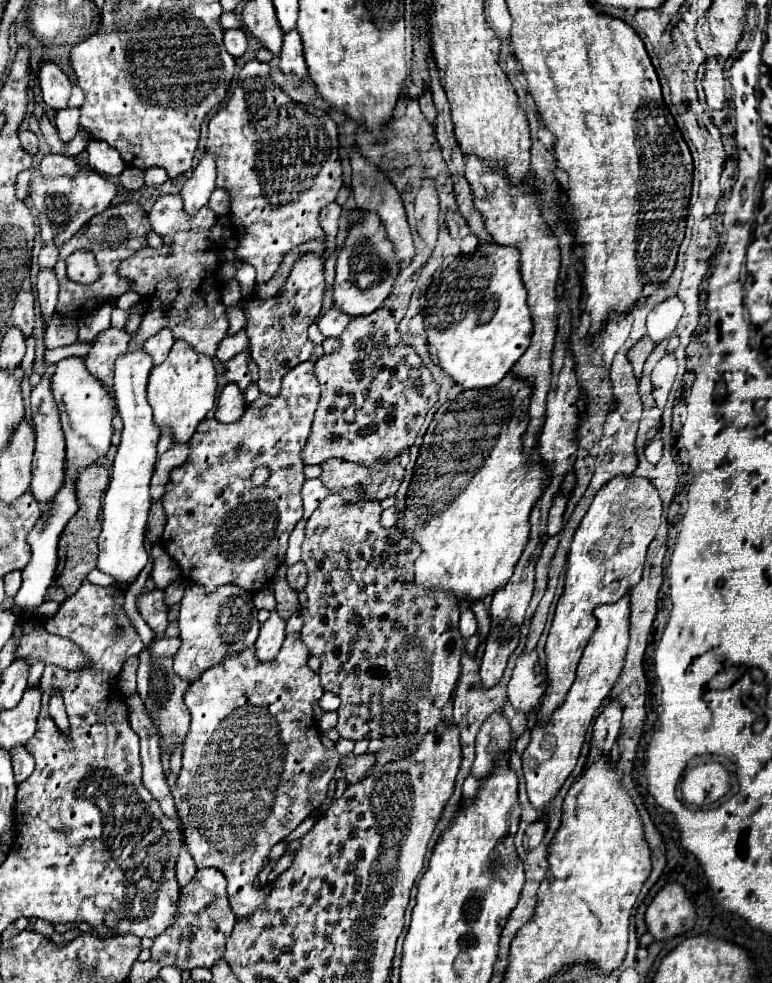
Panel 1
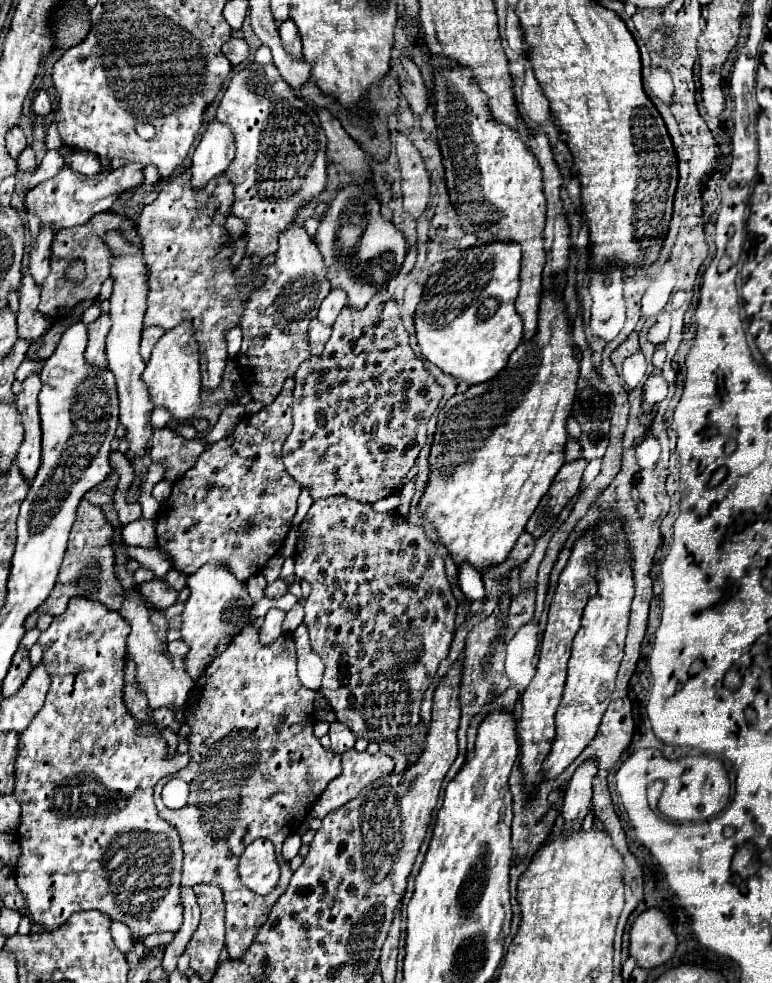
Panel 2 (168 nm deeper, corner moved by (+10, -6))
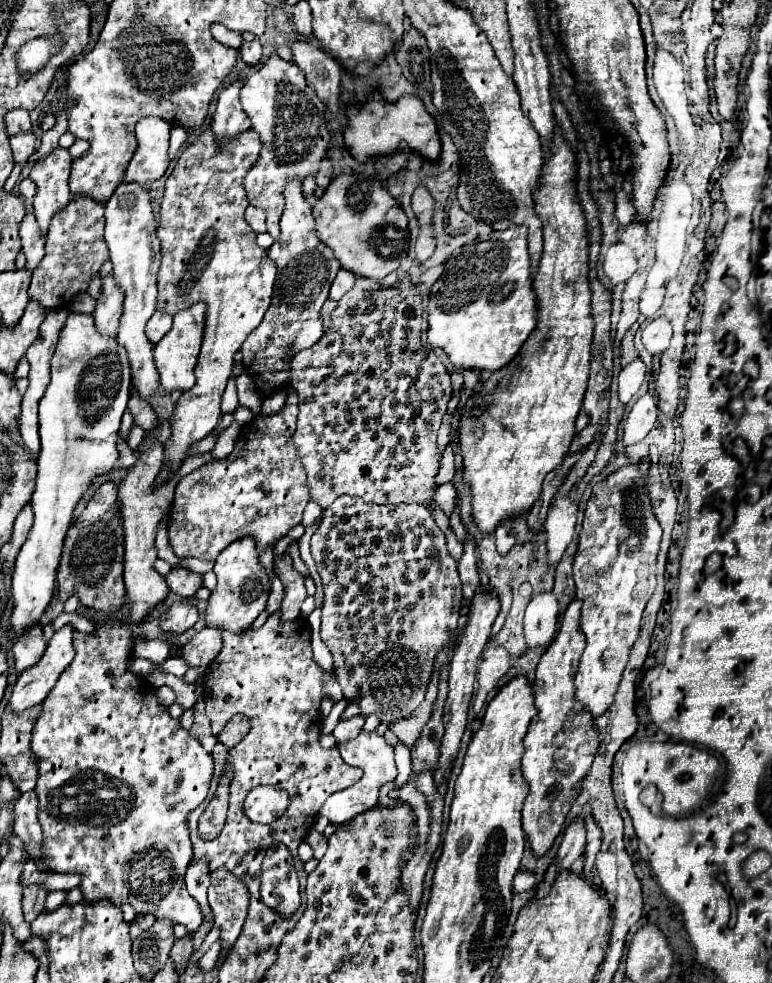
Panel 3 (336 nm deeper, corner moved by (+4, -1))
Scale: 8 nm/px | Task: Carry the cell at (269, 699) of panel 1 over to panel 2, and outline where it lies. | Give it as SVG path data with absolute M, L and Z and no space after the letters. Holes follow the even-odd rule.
M248 625L236 635L234 643L218 655L206 671L196 681L198 687L190 693L188 707L184 711L186 725L190 733L188 741L188 755L190 763L182 771L174 775L162 777L154 787L154 801L158 807L158 815L176 827L182 849L184 849L184 863L182 863L182 885L198 885L198 883L212 883L220 885L226 903L226 949L230 957L242 957L244 949L252 943L256 929L268 917L268 907L276 903L276 897L285 893L292 877L289 862L282 858L282 843L288 835L300 831L306 815L310 813L312 805L318 801L320 793L326 789L332 777L340 775L340 755L332 749L324 749L320 741L314 737L314 689L306 689L296 677L296 647L294 639L284 633L278 637L276 643L264 647L258 643L256 627ZM180 777L190 785L192 793L198 793L198 803L188 803L182 809L168 809L160 801L162 787L172 779ZM266 837L272 839L276 857L280 865L279 883L268 895L256 895L250 889L240 885L236 865L238 855L242 853L244 845L250 845L254 839Z

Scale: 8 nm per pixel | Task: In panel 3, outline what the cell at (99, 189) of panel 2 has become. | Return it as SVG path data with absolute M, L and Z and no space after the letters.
M142 118L136 124L138 148L128 164L124 180L148 186L164 176L170 164L168 140L172 126L172 122L162 118Z

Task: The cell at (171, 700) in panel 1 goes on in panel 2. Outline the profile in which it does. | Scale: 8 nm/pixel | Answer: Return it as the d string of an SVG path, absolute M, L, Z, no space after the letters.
M120 553L120 557L116 557L116 571L118 571L118 577L120 577L124 589L128 591L128 599L124 601L120 613L124 615L124 619L132 627L132 631L128 635L126 651L128 651L128 659L132 659L136 663L138 691L146 695L146 701L148 701L150 709L166 707L166 709L172 709L174 713L178 713L178 711L184 709L194 681L188 677L188 673L184 669L184 659L182 657L172 657L172 655L166 653L166 619L164 619L164 613L150 609L136 595L136 585L132 581L132 573L128 573L124 569L124 563L126 563L126 555Z

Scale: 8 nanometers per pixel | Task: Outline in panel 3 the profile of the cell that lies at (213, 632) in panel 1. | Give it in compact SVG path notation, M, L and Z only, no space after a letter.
M244 536L236 542L232 542L216 558L214 572L218 576L218 586L208 600L208 610L206 610L208 626L226 628L232 632L248 630L252 626L252 622L258 618L258 614L264 612L268 594L270 594L270 578L256 552L254 536Z

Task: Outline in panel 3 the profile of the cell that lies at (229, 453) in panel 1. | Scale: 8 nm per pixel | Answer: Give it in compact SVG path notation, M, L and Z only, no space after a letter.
M288 388L286 406L274 416L250 420L228 458L206 462L178 480L168 524L168 540L178 558L216 560L230 542L242 536L256 536L258 552L264 552L302 522L310 490L292 442L296 420L298 396Z

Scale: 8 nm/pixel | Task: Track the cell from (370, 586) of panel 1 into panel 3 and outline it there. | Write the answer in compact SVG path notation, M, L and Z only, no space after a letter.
M340 496L324 510L320 528L310 540L310 552L324 586L320 636L334 656L334 672L344 698L358 702L360 714L378 714L390 724L412 712L426 694L432 664L442 646L456 636L462 608L458 564L446 550L446 538L428 508L418 504L378 506Z

